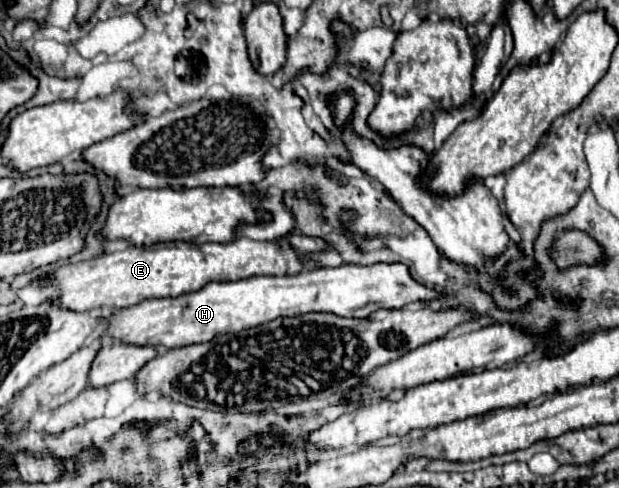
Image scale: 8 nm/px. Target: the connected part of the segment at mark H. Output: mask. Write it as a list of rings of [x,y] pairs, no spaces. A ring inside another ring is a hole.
[[[342,264],[336,268],[322,268],[322,270],[302,270],[292,276],[252,276],[238,282],[208,282],[204,288],[196,292],[188,292],[176,298],[150,298],[142,300],[134,306],[118,308],[110,316],[104,318],[106,322],[106,338],[122,344],[134,346],[166,346],[166,348],[182,348],[190,344],[210,342],[218,334],[240,332],[246,328],[254,328],[266,324],[276,318],[296,318],[308,312],[332,312],[344,318],[366,318],[370,312],[380,308],[402,308],[408,302],[428,302],[438,296],[436,290],[418,284],[404,264],[372,264],[372,266],[354,266]]]

